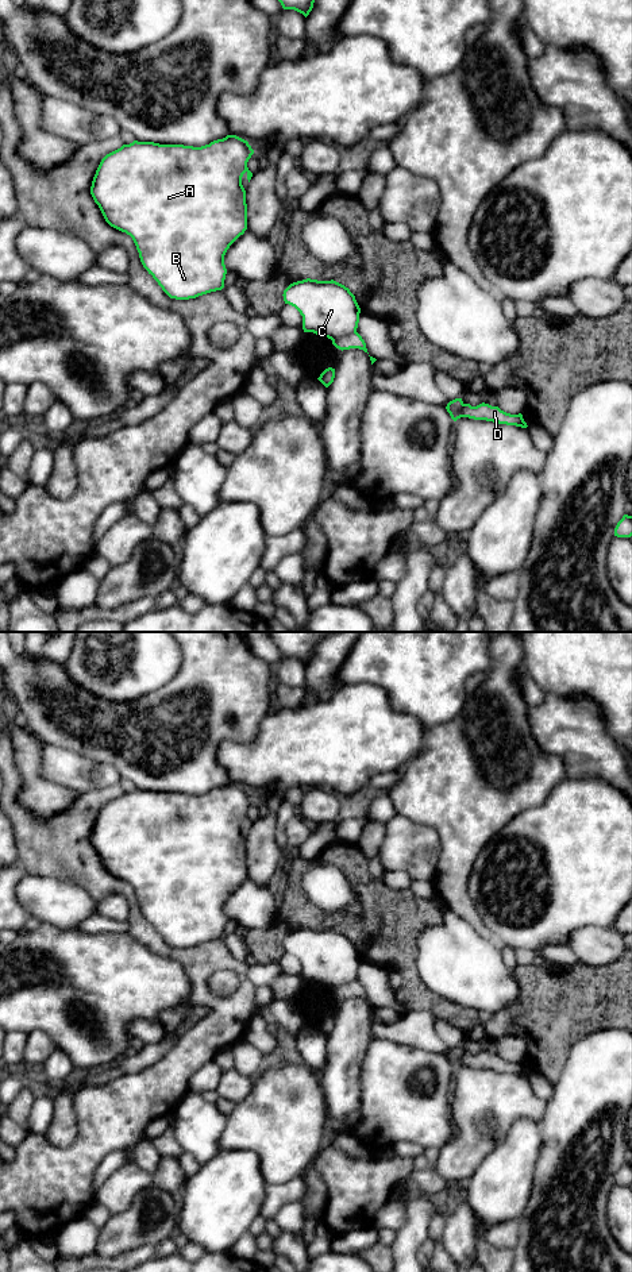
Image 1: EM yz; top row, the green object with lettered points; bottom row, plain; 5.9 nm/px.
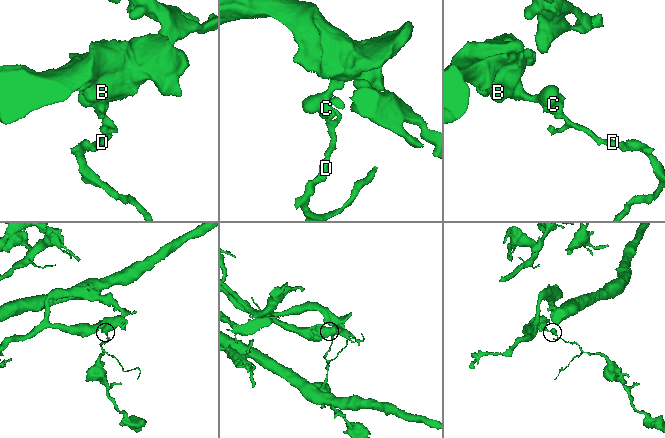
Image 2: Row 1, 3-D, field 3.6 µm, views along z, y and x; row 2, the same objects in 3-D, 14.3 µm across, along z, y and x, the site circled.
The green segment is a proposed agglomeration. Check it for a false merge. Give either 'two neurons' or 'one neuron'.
two neurons

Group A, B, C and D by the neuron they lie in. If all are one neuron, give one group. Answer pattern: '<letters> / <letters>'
A B C / D

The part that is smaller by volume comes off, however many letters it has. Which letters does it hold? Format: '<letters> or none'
D

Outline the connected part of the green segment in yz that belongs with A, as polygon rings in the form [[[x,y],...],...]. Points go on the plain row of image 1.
[[[227,783],[201,795],[134,789],[101,807],[92,829],[90,843],[105,870],[132,886],[143,916],[170,947],[196,947],[224,936],[227,922],[224,903],[247,878],[242,825],[246,821],[248,830],[253,825],[247,816],[253,802],[248,790],[236,783]]]

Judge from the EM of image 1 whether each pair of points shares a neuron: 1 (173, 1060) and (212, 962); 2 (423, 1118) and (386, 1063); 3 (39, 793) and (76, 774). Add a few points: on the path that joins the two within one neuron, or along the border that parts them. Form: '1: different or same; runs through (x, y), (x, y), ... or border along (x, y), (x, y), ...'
1: same; runs through (199, 1037), (216, 1020), (216, 1008), (201, 987)
2: same; runs through (413, 1105), (405, 1097), (405, 1091), (394, 1076)
3: different; border along (42, 755), (39, 774), (45, 779), (77, 793)

